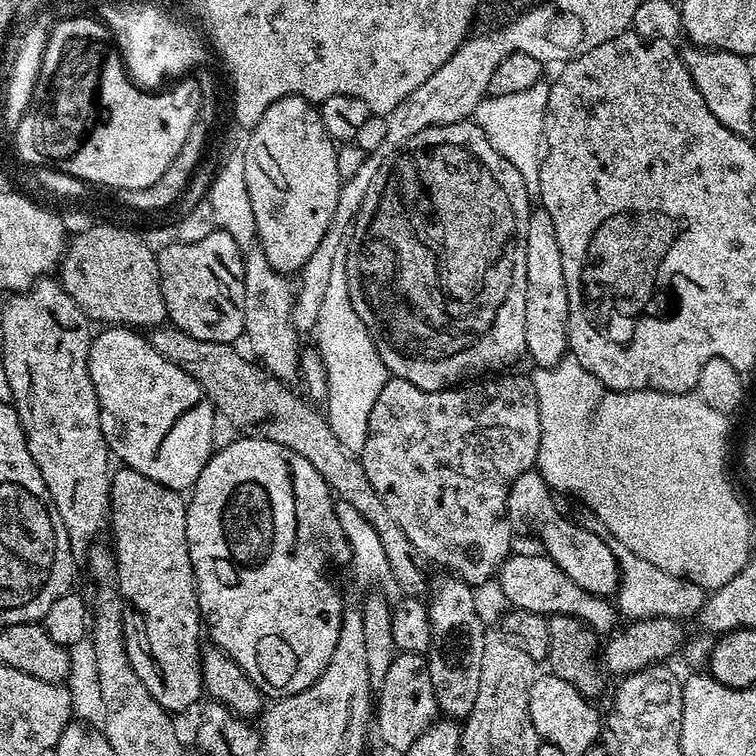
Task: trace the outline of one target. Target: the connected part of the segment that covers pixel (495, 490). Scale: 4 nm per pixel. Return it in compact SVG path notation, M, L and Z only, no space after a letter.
M508 374L443 388L440 392L422 390L405 380L389 378L380 385L380 393L375 396L366 446L358 453L370 486L374 486L378 498L382 498L382 506L386 506L390 518L402 526L417 553L423 559L425 556L449 568L446 570L451 575L471 586L484 584L491 576L493 579L504 561L513 555L514 529L508 520L508 495L518 477L536 468L542 434L538 394L531 375L504 375Z

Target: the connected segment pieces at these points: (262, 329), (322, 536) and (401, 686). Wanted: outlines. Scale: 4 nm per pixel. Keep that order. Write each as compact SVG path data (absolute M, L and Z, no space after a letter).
M252 250L244 258L244 285L246 286L246 322L244 336L252 347L251 355L262 365L269 377L292 382L300 371L301 337L292 321L294 284L285 273L274 270L259 250Z
M255 434L241 435L241 440L232 440L225 448L217 447L213 451L212 456L206 462L206 466L202 466L202 474L198 474L196 483L190 489L190 495L186 500L186 542L190 550L190 562L194 570L194 578L196 579L196 593L198 594L198 606L200 607L200 614L202 617L203 627L206 629L206 636L208 636L215 647L221 648L226 654L230 654L230 658L234 658L234 662L238 662L238 666L242 666L242 670L246 670L246 674L250 678L250 682L254 682L254 686L258 686L258 690L268 698L283 698L286 696L293 696L302 690L309 688L317 678L322 675L328 668L330 662L330 654L334 654L334 646L338 646L338 632L342 626L342 614L344 613L345 601L340 600L340 592L336 589L336 584L332 581L332 576L328 573L328 564L344 564L347 565L352 559L352 552L348 549L348 539L342 530L342 526L336 517L337 505L332 504L334 501L333 493L328 487L328 483L322 479L320 472L314 470L314 466L310 466L310 462L306 462L306 458L302 458L302 454L294 454L294 450L290 450L286 446L278 446L278 442L270 442L264 437Z
M400 652L394 658L393 665L387 671L386 680L374 700L374 726L380 730L381 745L385 749L393 748L404 753L410 746L414 746L415 740L433 724L437 716L435 692L428 673L427 659L419 652Z

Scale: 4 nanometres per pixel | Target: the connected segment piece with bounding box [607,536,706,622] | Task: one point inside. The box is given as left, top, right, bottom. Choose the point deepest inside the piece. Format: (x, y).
(645, 592)

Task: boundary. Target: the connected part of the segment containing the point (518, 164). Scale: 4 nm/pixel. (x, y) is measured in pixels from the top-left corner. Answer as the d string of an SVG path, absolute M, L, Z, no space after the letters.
M541 82L530 86L530 90L518 90L518 94L502 94L488 96L479 106L474 115L474 123L490 138L490 146L522 174L522 182L529 189L540 187L540 157L544 146L544 111L548 101L547 83Z

